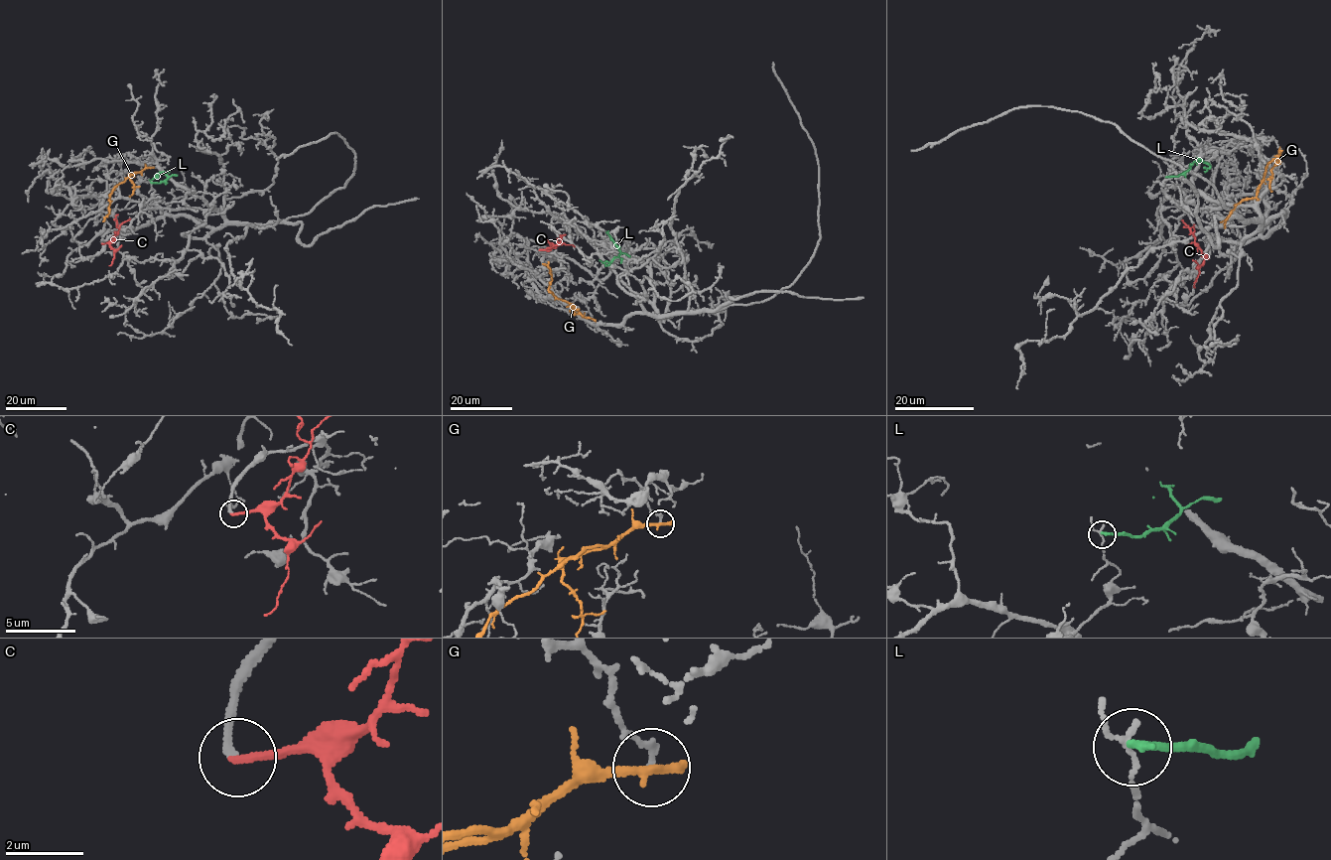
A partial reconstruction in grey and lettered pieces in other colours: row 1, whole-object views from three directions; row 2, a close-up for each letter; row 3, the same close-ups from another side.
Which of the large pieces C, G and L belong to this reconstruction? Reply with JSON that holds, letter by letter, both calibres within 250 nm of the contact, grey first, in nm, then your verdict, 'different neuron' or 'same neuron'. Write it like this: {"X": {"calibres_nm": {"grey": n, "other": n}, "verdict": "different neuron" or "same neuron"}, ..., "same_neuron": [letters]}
{"C": {"calibres_nm": {"grey": 190, "other": 240}, "verdict": "same neuron"}, "G": {"calibres_nm": {"grey": 150, "other": 320}, "verdict": "different neuron"}, "L": {"calibres_nm": {"grey": 130, "other": 200}, "verdict": "different neuron"}, "same_neuron": ["C"]}

